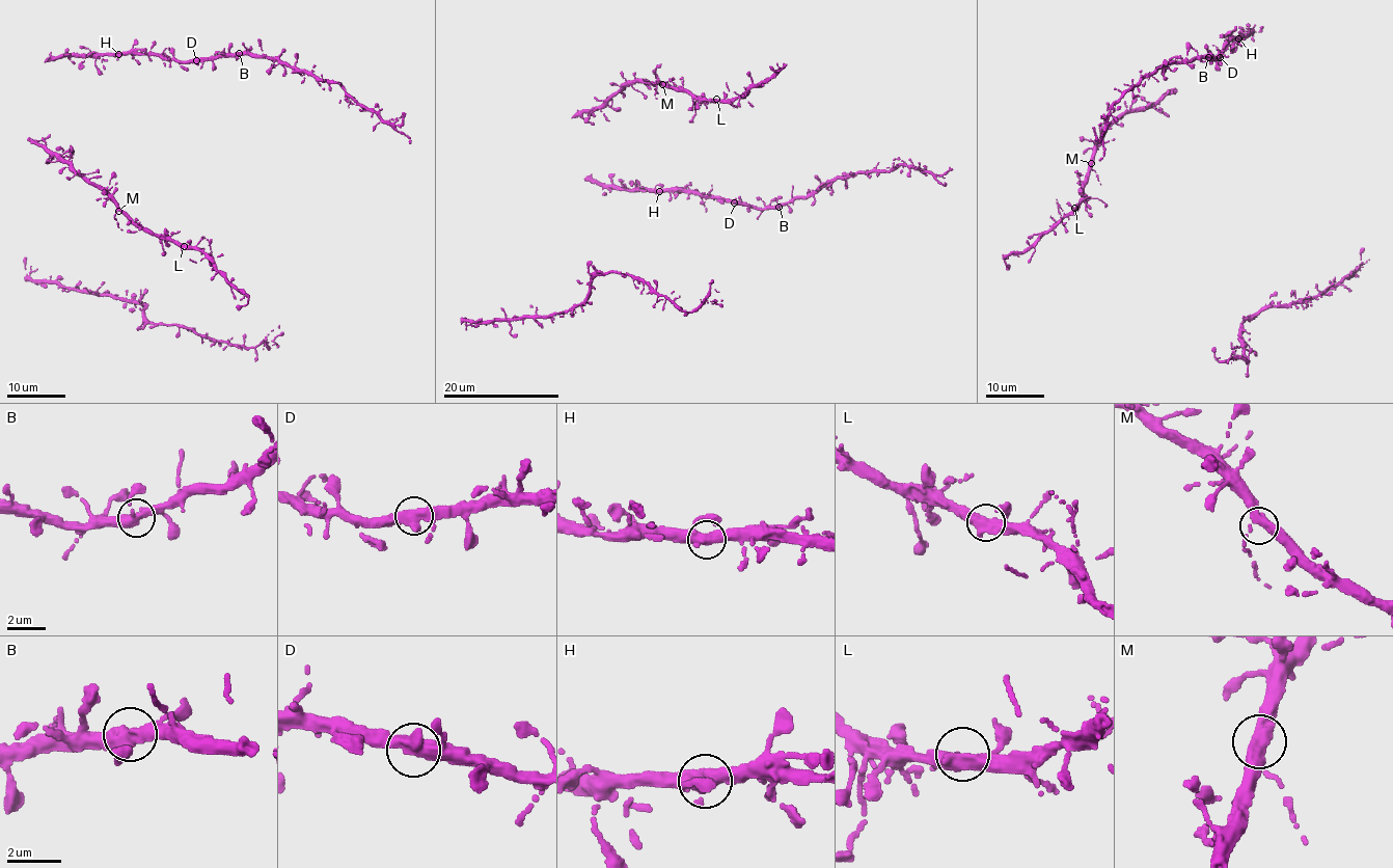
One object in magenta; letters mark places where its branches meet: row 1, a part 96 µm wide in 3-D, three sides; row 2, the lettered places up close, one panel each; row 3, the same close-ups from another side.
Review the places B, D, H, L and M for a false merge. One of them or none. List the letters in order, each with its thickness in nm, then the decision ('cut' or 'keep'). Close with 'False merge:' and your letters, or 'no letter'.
B: 440 nm thick; keep
D: 400 nm thick; keep
H: 400 nm thick; keep
L: 440 nm thick; keep
M: 360 nm thick; keep
False merge: no letter

